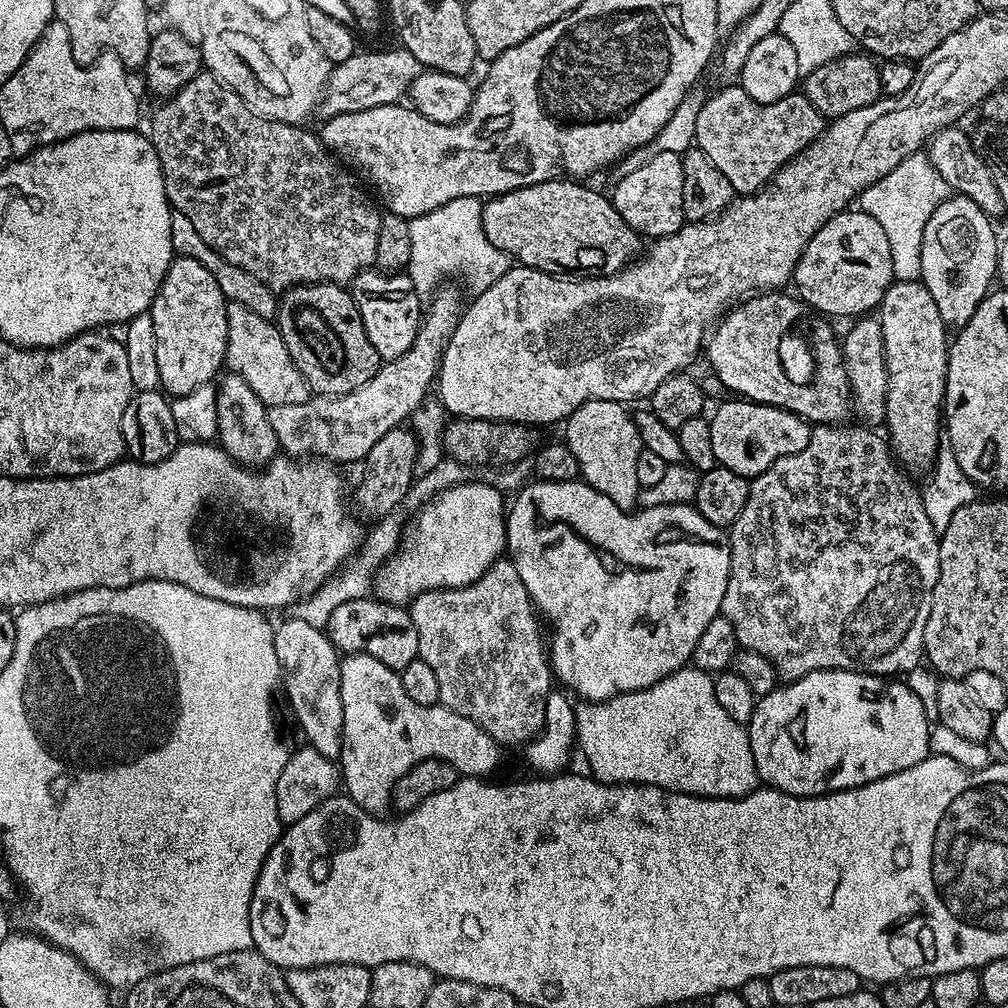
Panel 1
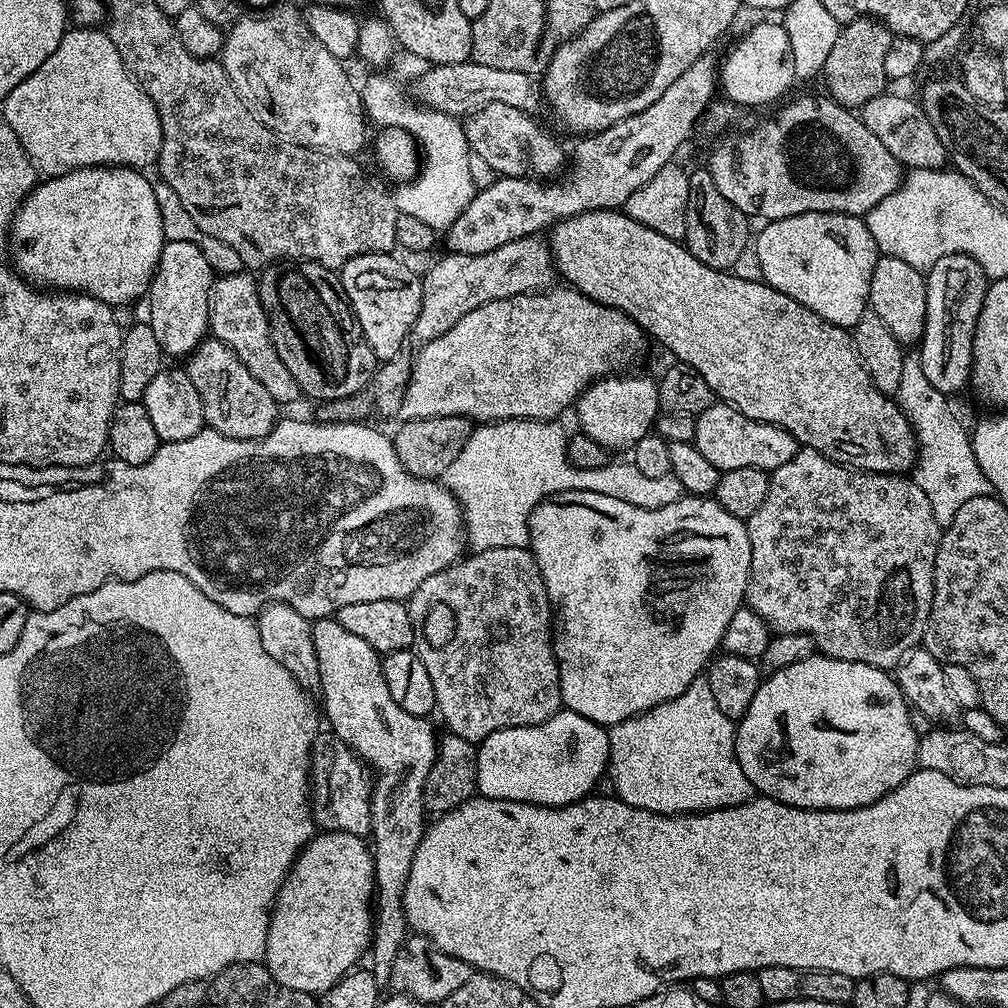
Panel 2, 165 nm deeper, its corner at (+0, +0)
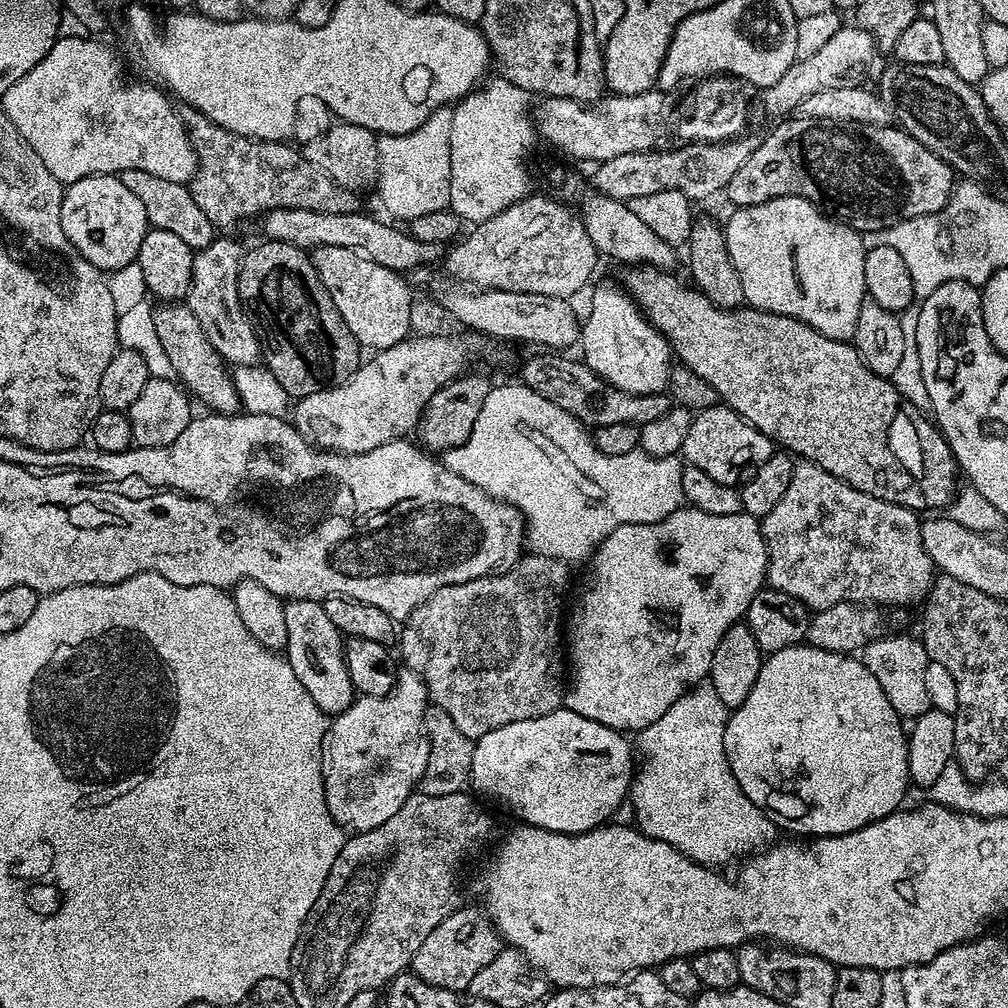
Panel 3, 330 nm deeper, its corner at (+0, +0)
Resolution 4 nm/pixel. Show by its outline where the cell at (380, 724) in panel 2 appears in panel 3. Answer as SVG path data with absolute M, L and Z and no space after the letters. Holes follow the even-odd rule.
M289 600L284 609L288 634L286 659L298 682L302 682L306 694L320 707L321 713L345 712L354 703L354 689L344 661L345 637L326 618L326 610L319 600Z

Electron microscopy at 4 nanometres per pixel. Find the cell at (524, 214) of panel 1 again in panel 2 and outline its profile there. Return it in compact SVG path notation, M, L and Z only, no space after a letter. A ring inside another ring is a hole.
M595 208L593 212L566 216L551 226L550 234L552 234L552 236L550 235L550 247L554 268L559 279L560 276L564 279L561 281L565 285L575 288L576 291L582 293L583 296L590 297L594 302L618 308L626 313L651 339L653 336L666 351L673 352L676 355L673 357L679 363L688 364L694 370L698 370L698 374L702 374L702 378L706 378L706 382L710 382L712 391L723 403L737 408L739 412L746 414L746 418L754 418L767 424L779 424L794 437L797 445L818 450L826 458L844 465L845 468L862 472L881 472L887 476L908 474L913 471L917 449L914 430L906 416L902 414L895 399L889 393L878 390L878 386L874 386L870 374L864 368L864 364L856 352L855 344L852 343L849 329L826 322L826 318L814 314L814 310L802 306L802 302L774 290L770 285L764 283L763 279L747 280L744 276L732 276L736 274L731 271L711 268L698 262L698 258L694 258L694 254L689 252L681 241L666 238L666 234L658 234L658 230L650 230L650 226L642 226L642 222L634 222L634 218L630 218L623 210Z

